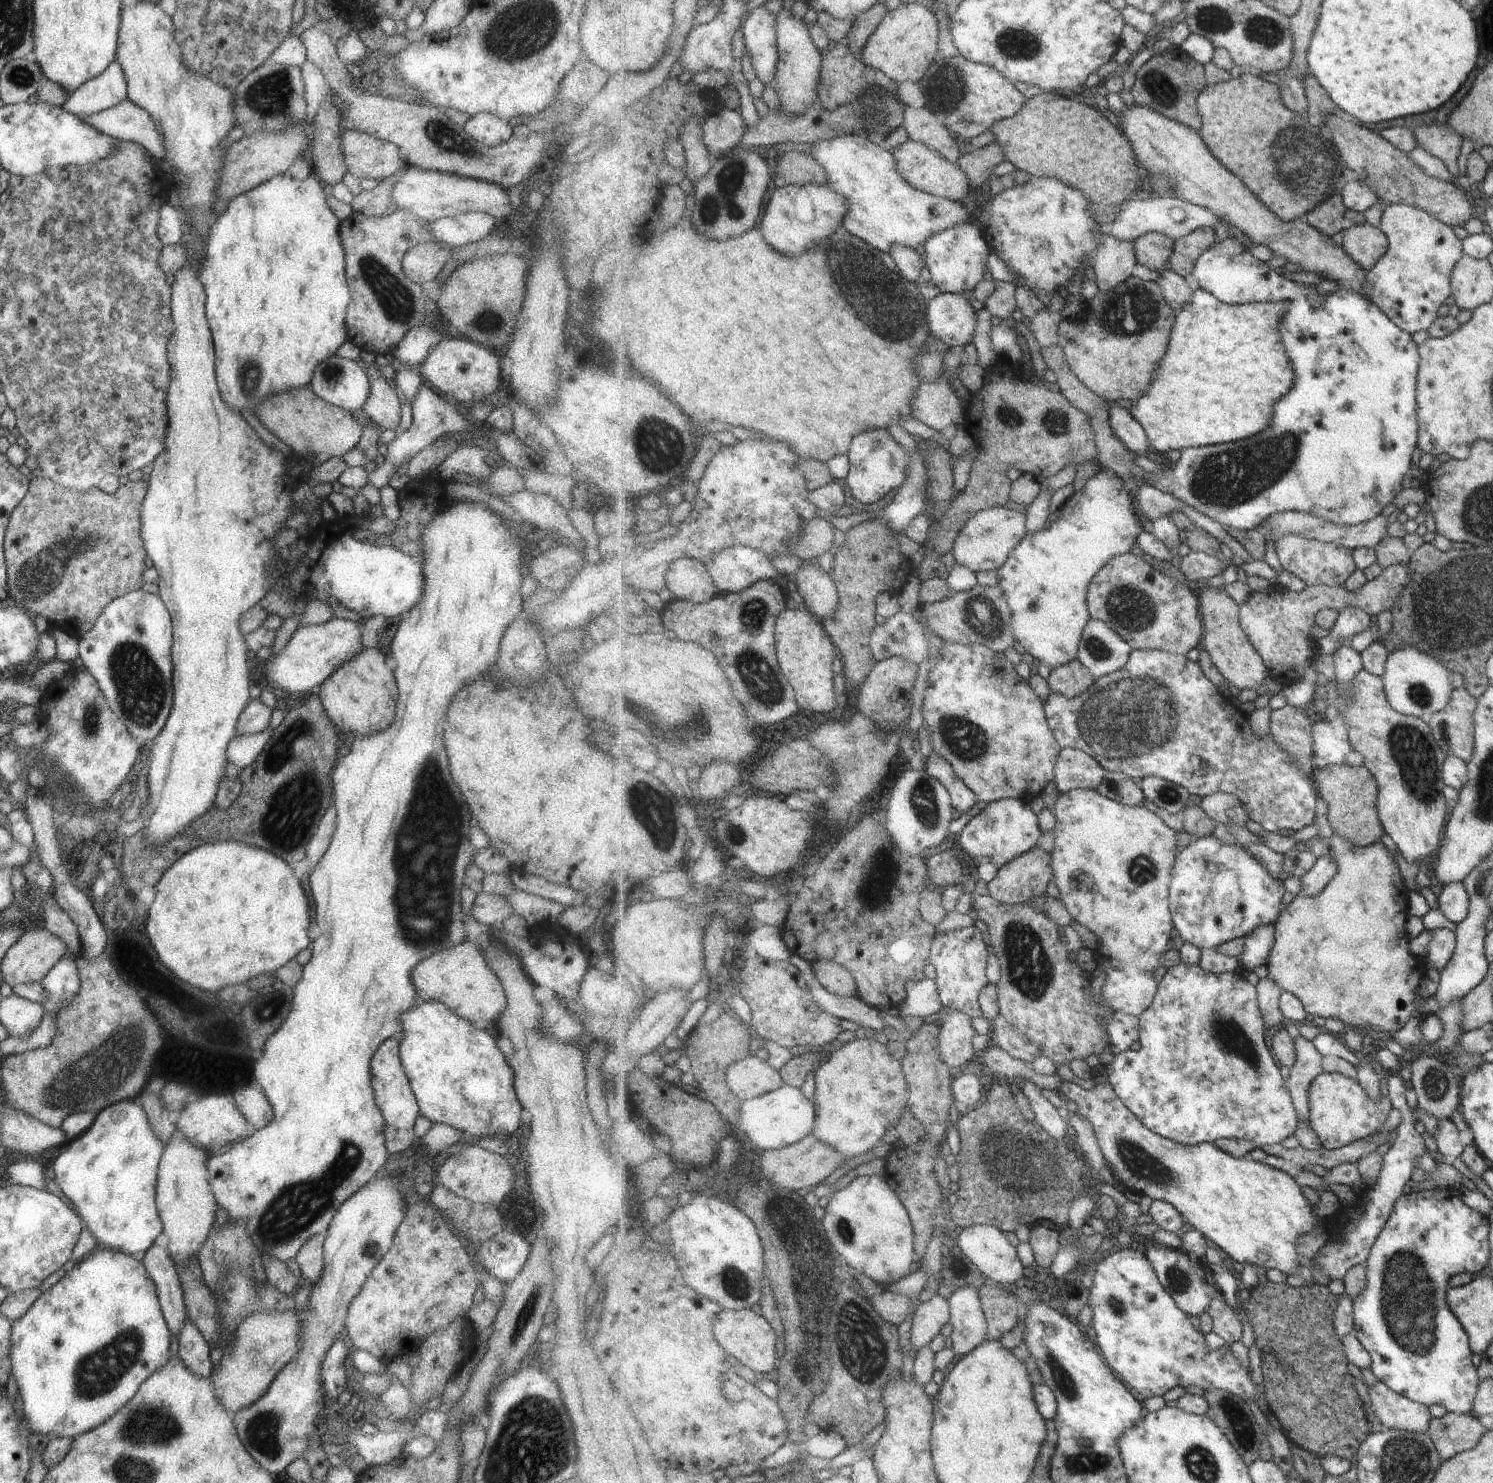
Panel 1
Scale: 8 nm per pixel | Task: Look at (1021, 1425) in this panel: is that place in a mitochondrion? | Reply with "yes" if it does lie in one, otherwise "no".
no

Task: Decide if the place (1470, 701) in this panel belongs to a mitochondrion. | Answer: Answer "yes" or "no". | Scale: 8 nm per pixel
no

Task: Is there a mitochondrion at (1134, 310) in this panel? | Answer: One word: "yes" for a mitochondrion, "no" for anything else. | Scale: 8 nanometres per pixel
yes

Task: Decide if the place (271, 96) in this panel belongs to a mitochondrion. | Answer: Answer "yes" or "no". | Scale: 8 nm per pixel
yes

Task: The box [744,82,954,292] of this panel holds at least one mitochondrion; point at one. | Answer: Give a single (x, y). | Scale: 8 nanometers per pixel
(879, 111)

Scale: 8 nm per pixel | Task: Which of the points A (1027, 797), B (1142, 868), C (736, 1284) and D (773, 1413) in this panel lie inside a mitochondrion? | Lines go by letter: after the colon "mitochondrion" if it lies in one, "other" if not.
A: other
B: mitochondrion
C: mitochondrion
D: other

